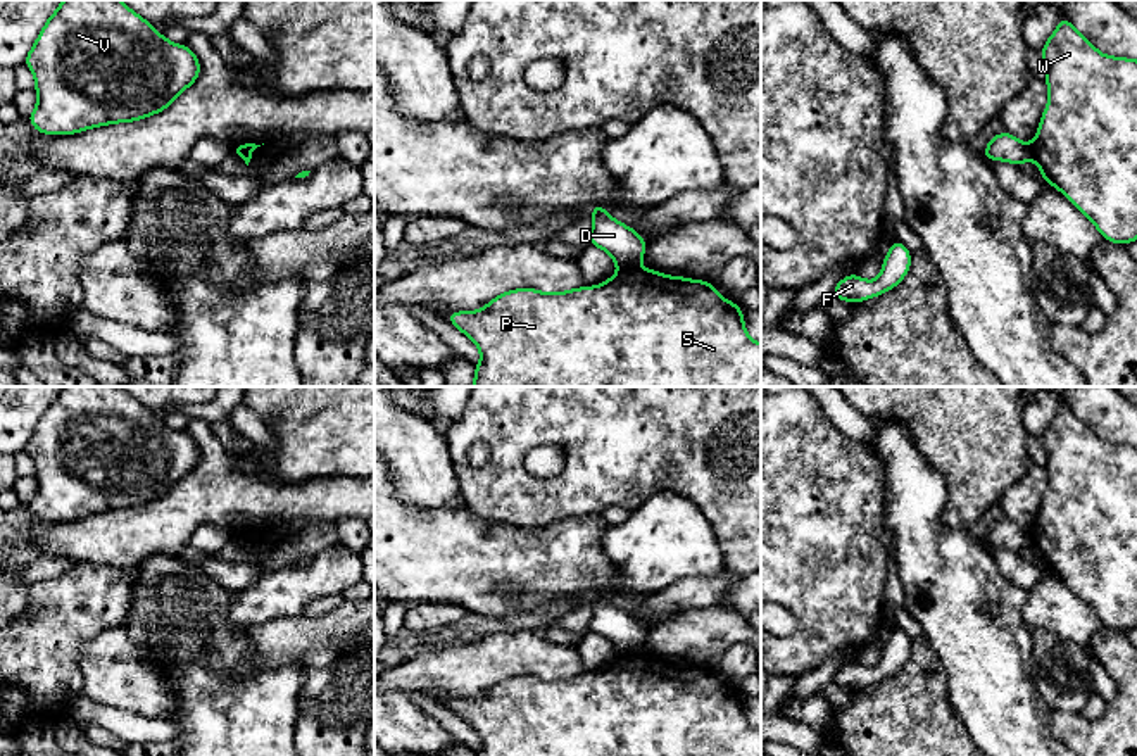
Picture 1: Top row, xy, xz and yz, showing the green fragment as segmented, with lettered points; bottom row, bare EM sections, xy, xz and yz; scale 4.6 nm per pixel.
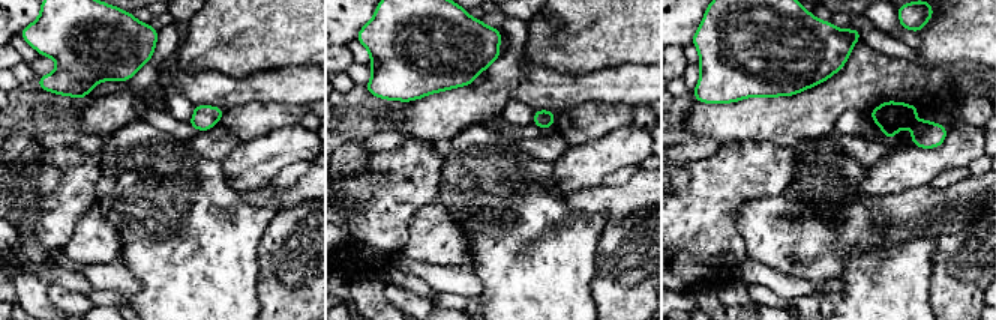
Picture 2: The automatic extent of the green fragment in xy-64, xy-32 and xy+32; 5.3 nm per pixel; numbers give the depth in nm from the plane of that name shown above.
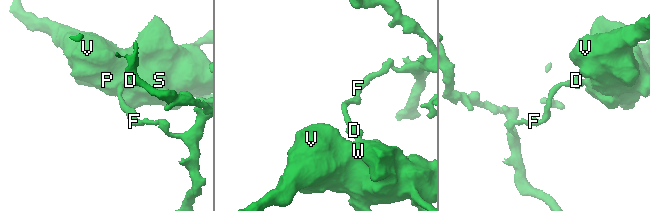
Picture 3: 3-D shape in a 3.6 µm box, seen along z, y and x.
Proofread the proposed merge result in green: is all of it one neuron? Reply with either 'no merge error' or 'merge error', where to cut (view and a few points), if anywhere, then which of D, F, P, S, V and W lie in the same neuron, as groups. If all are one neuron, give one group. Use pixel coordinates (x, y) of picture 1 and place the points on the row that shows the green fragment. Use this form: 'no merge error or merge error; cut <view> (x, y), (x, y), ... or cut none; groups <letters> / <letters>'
merge error; cut yz (1027, 145), (1032, 156); groups D F / P S V W

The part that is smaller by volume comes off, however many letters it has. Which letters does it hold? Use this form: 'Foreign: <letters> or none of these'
Foreign: D, F

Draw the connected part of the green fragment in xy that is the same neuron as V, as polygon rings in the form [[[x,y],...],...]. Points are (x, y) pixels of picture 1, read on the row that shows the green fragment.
[[[64,0],[24,64],[35,74],[38,95],[26,119],[43,135],[74,135],[159,114],[200,74],[200,60],[188,45],[171,43],[121,0]]]

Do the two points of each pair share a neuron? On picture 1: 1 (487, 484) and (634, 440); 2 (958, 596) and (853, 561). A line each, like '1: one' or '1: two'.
1: one
2: two

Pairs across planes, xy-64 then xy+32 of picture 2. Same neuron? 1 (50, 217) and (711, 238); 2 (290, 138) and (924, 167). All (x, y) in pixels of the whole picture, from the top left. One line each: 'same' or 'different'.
1: same
2: same

